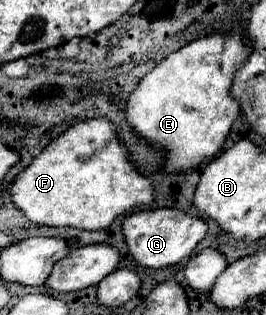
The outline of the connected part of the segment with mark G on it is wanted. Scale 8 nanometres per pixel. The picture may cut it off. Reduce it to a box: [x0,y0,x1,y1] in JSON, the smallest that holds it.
[122,208,208,270]

